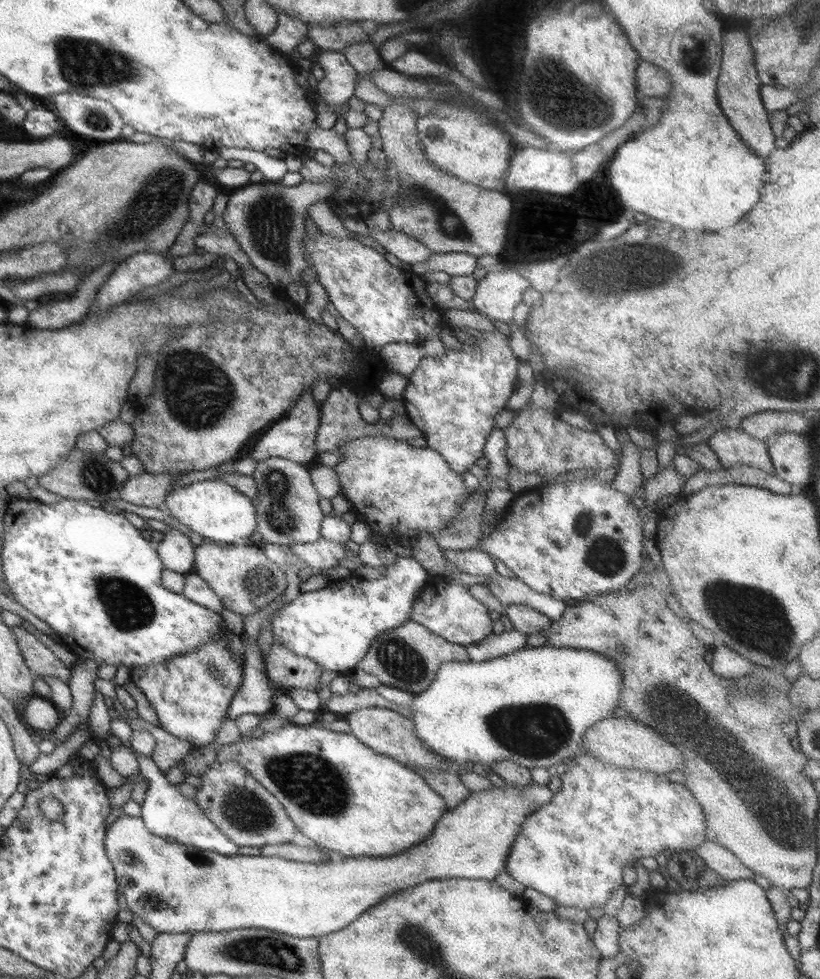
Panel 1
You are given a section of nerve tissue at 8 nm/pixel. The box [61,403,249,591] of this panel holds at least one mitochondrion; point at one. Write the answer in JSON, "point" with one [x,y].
{"point":[96,477]}

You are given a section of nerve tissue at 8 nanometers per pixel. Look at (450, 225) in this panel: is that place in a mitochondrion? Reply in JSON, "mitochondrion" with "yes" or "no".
{"mitochondrion":"yes"}

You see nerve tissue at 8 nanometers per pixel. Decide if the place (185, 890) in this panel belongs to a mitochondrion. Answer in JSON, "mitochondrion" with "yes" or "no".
{"mitochondrion":"no"}

